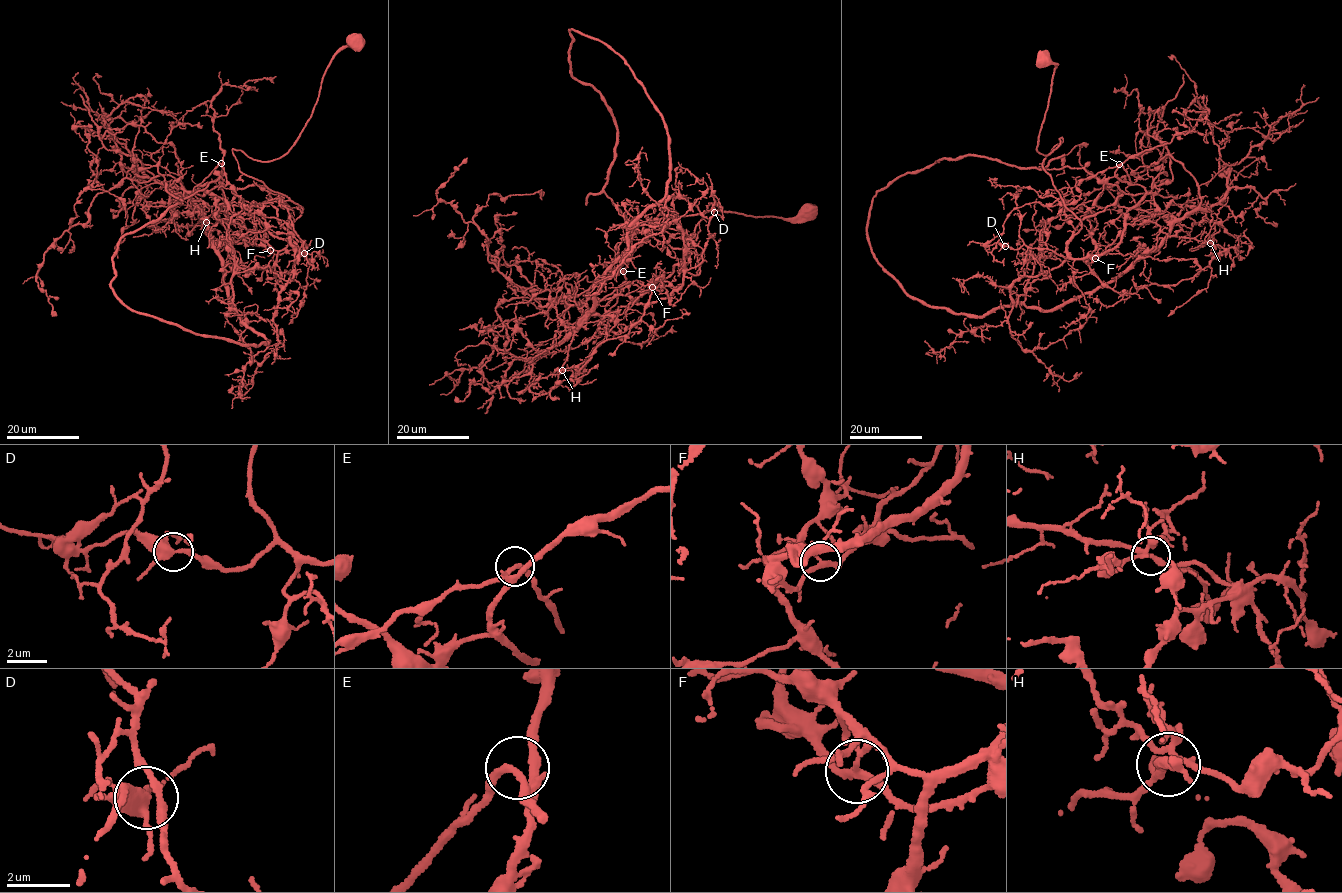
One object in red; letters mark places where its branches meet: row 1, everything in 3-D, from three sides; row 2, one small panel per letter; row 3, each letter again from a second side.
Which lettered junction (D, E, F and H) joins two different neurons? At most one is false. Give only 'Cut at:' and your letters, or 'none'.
Cut at: F

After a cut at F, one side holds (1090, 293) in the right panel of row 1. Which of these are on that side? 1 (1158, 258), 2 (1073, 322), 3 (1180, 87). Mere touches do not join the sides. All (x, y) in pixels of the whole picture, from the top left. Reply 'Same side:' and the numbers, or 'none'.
Same side: 1, 3

